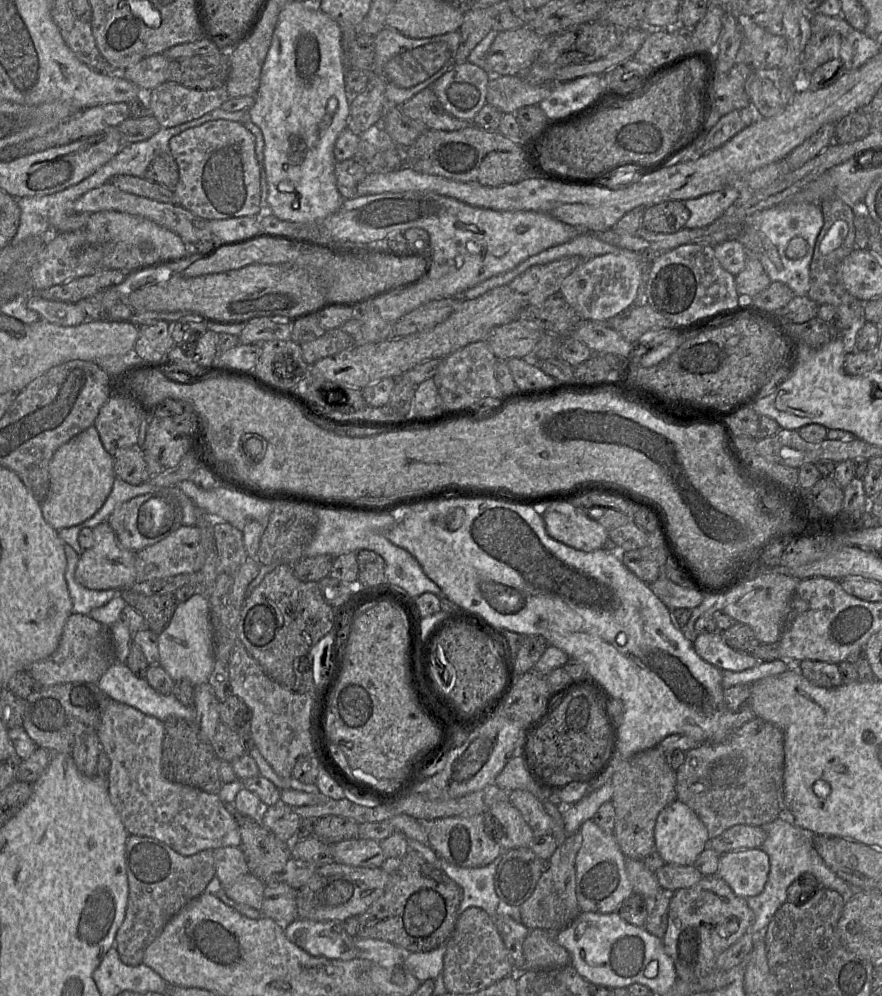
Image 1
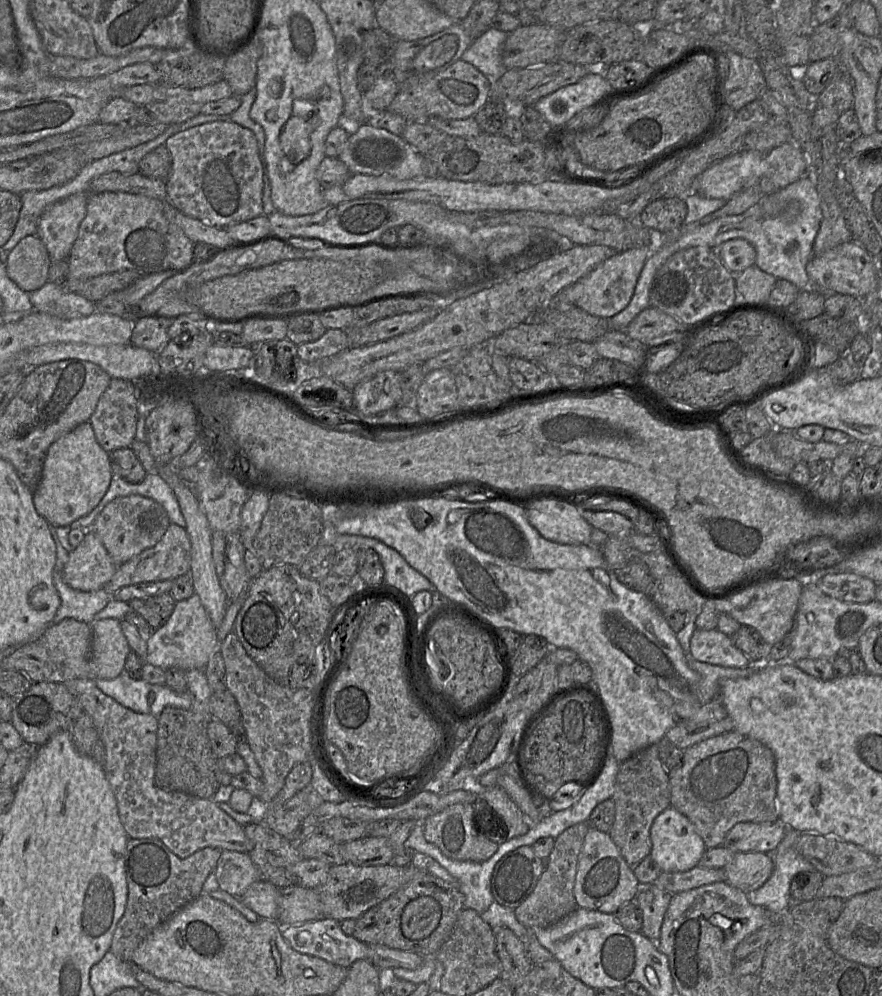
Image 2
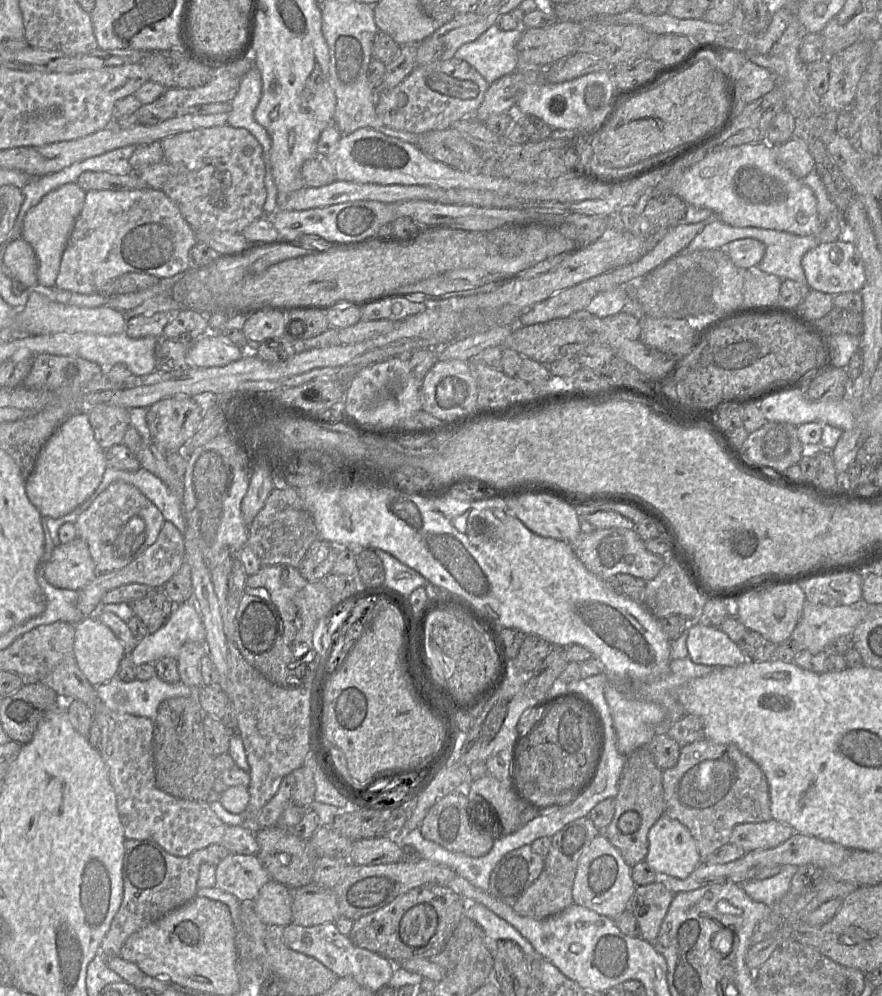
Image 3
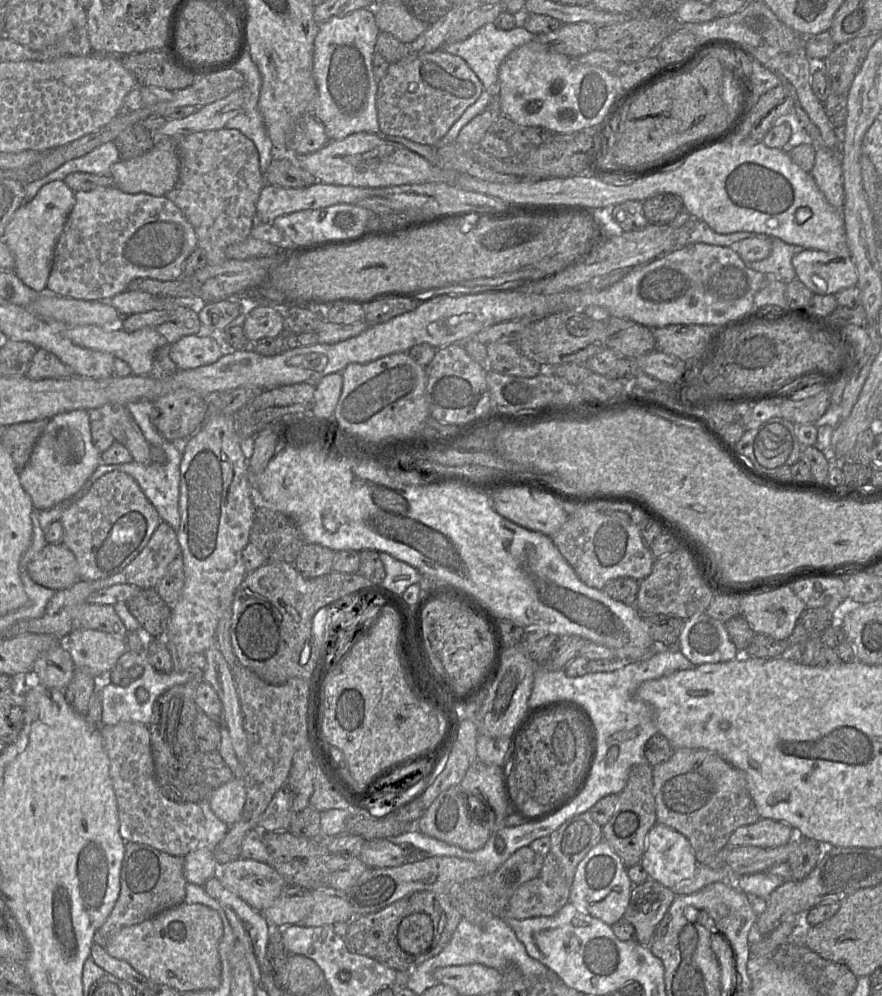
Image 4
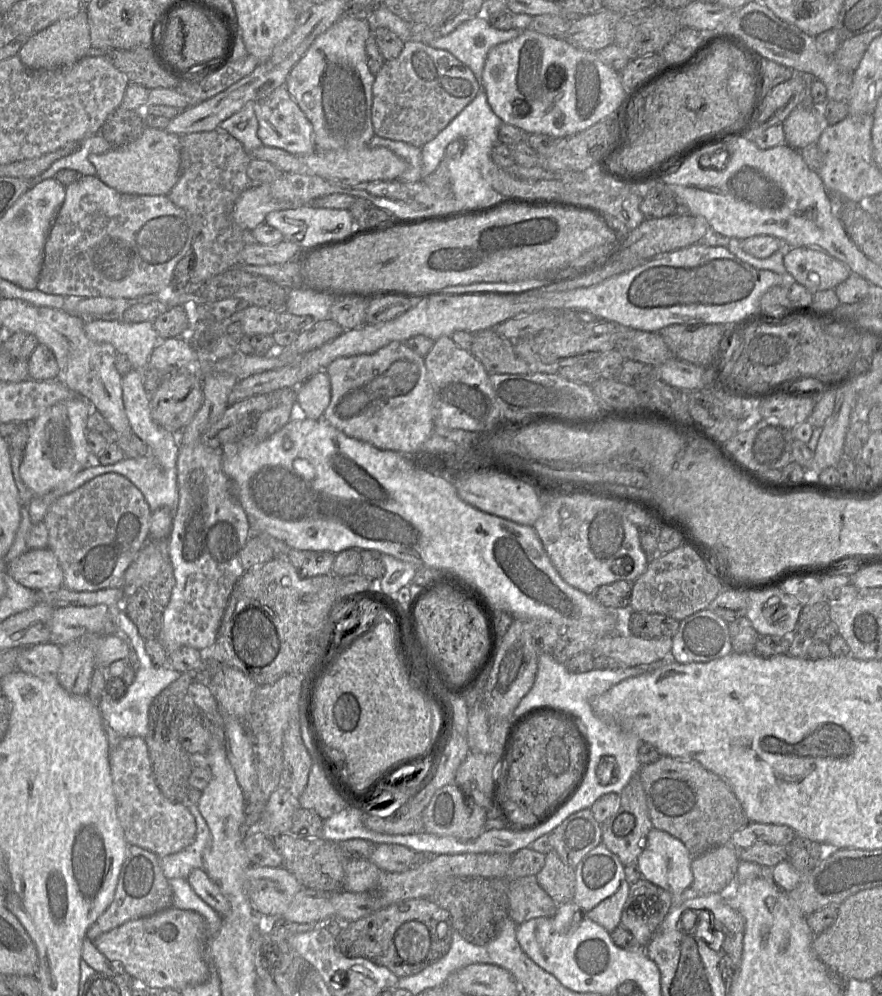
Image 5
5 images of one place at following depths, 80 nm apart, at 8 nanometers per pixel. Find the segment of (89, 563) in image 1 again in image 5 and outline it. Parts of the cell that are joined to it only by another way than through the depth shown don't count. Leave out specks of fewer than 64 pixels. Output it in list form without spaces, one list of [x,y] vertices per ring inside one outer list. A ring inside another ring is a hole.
[[[49,548],[26,551],[6,564],[6,573],[19,584],[36,591],[63,586],[63,570]]]

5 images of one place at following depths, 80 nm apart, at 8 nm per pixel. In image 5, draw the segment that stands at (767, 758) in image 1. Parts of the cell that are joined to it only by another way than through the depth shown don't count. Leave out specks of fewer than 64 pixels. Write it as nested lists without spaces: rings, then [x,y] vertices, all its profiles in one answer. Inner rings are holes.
[[[661,756],[654,763],[642,765],[638,774],[653,828],[680,840],[693,858],[730,843],[733,833],[749,823],[729,785],[695,760]]]

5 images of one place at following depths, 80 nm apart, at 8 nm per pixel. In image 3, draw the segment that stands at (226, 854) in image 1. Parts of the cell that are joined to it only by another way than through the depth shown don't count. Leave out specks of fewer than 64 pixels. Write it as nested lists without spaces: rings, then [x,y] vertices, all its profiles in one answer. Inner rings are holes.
[[[230,853],[216,866],[215,886],[233,894],[240,902],[252,903],[257,898],[262,886],[270,880],[269,874],[255,855]]]

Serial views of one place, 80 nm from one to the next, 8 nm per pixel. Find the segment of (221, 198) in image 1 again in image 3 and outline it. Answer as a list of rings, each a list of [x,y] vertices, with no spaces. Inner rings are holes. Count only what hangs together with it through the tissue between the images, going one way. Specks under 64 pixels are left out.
[[[225,124],[182,132],[164,138],[160,144],[164,161],[169,166],[168,179],[162,189],[177,205],[195,236],[213,231],[242,233],[249,224],[264,215],[266,189],[262,147],[248,130]]]

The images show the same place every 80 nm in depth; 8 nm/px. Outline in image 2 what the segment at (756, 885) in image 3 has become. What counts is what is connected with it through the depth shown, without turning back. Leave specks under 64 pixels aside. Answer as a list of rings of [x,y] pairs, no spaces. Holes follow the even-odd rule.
[[[786,827],[786,833],[785,833],[784,838],[779,843],[777,848],[771,853],[772,860],[774,863],[773,873],[771,874],[769,879],[760,888],[754,891],[748,892],[746,894],[747,899],[751,904],[764,907],[774,914],[785,912],[792,903],[791,895],[790,895],[790,887],[791,887],[791,882],[793,878],[803,872],[816,871],[816,869],[811,865],[811,863],[808,862],[797,850],[797,842],[798,842],[798,839],[801,833],[807,833],[807,832],[798,832],[791,828]]]

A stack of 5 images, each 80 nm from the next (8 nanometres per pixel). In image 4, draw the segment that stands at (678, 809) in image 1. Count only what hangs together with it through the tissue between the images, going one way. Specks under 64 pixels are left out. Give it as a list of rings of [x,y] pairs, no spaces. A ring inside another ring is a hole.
[[[656,823],[648,832],[640,864],[649,879],[667,888],[691,880],[699,865],[688,839],[661,823]]]

